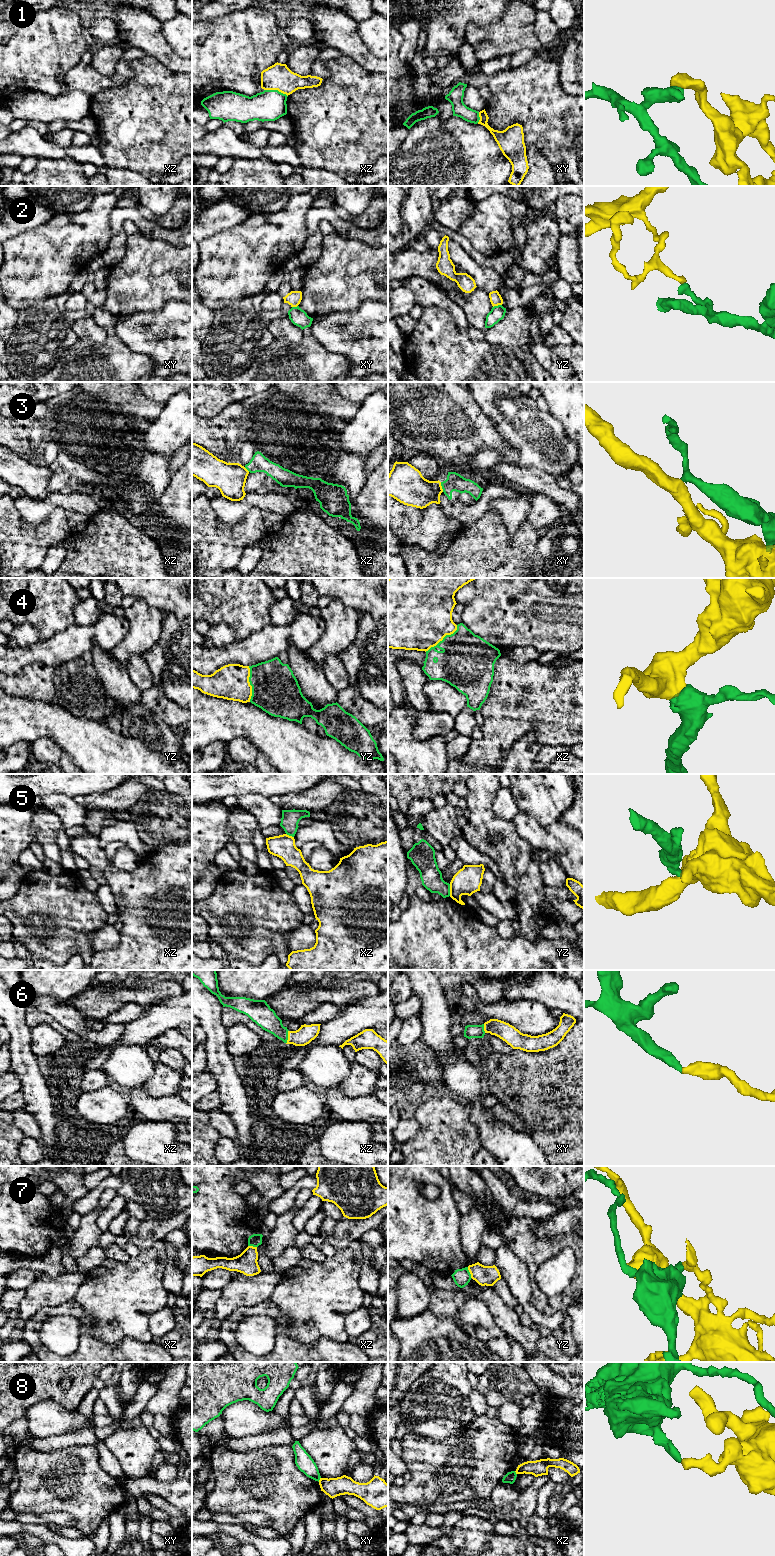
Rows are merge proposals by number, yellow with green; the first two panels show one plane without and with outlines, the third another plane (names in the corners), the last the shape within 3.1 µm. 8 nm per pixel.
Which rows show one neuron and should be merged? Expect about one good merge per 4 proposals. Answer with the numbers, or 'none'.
6

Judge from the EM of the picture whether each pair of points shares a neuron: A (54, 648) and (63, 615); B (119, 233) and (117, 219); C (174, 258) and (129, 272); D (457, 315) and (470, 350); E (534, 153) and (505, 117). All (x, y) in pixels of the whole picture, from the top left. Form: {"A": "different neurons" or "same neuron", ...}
{"A": "different neurons", "B": "same neuron", "C": "same neuron", "D": "different neurons", "E": "different neurons"}

